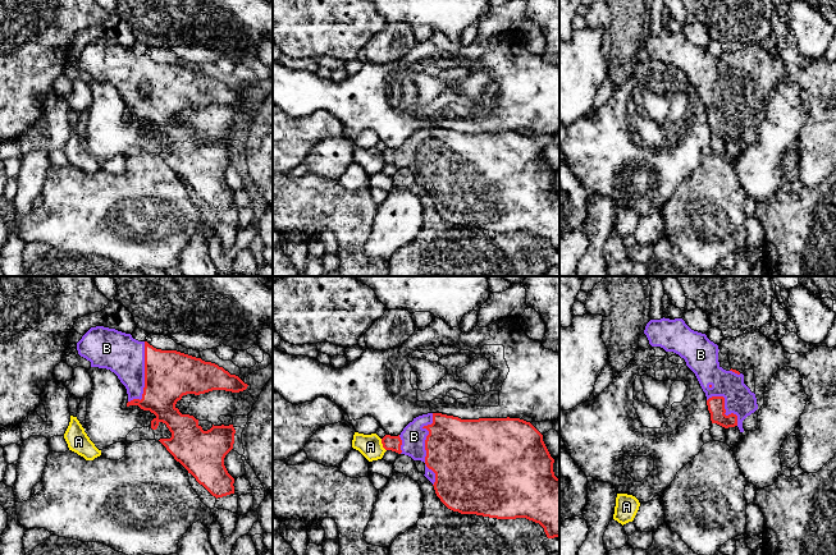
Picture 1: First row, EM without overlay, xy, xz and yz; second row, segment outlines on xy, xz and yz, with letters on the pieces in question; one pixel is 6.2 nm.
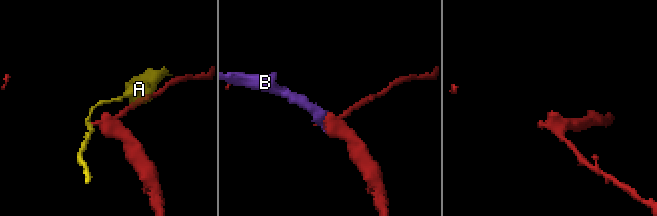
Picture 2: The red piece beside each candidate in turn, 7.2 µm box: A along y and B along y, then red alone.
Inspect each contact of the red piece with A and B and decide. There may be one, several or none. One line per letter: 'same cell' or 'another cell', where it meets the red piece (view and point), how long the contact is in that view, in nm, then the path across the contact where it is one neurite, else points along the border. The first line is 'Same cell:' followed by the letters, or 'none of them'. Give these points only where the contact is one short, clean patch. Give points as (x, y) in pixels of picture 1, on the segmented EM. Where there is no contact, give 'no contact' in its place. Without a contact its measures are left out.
Same cell: B
A: another cell; contact xz (383, 445); length 90 nm; border xz (380, 439), (382, 446), (385, 450)
B: same cell; contact xz (425, 449); length 460 nm

